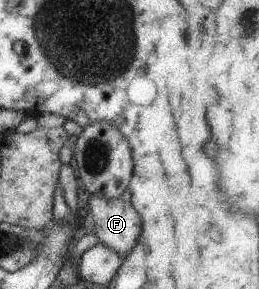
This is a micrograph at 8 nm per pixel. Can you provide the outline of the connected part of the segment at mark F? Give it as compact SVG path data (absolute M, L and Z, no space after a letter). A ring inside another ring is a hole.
M90 194L86 211L90 211L98 243L113 249L123 257L131 250L141 232L141 217L131 202L119 197L105 198Z

